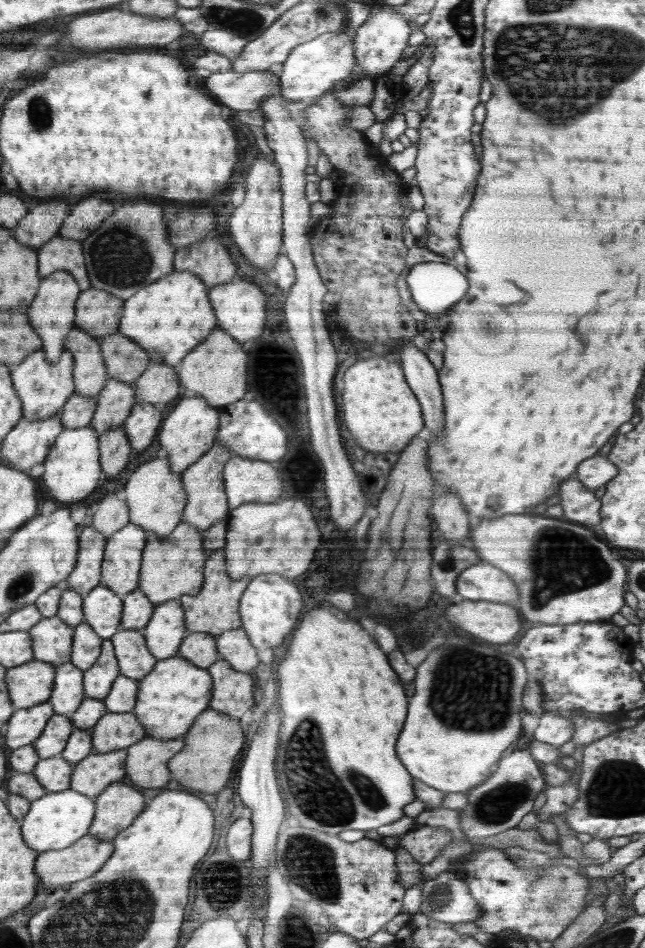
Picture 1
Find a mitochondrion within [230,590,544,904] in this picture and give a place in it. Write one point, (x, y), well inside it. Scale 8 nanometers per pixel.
(459, 698)

